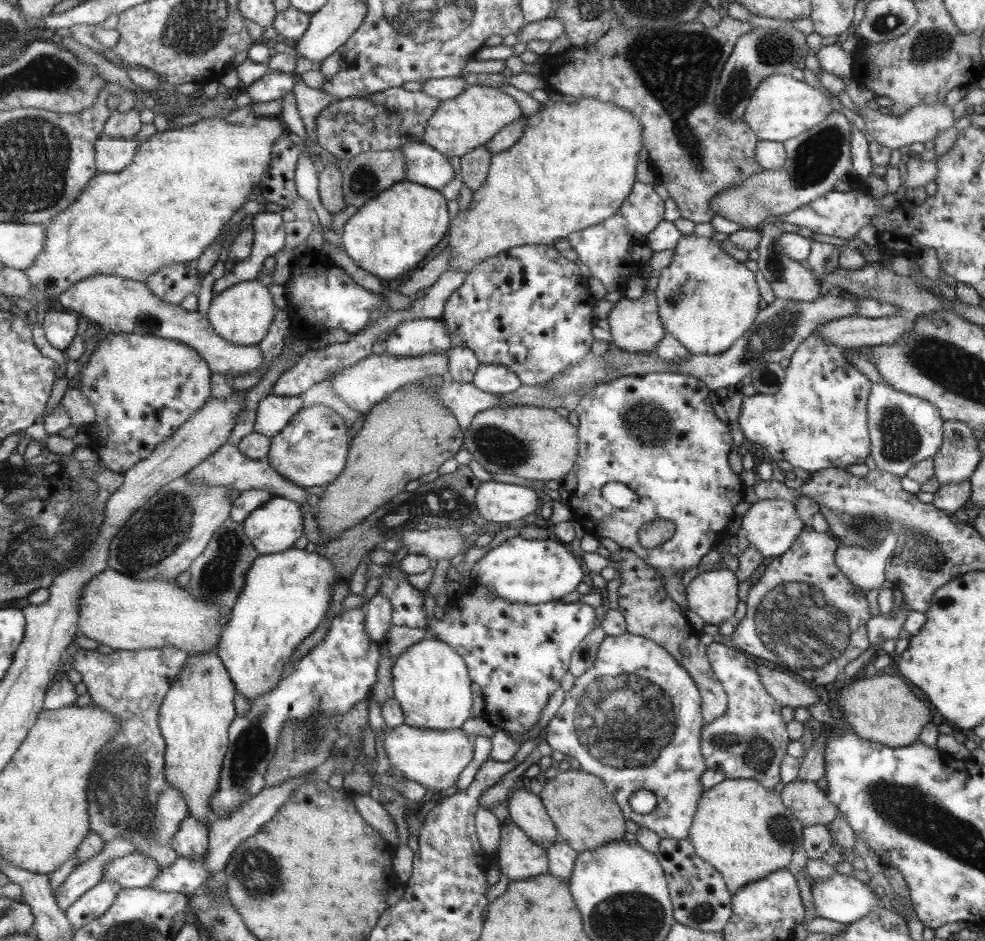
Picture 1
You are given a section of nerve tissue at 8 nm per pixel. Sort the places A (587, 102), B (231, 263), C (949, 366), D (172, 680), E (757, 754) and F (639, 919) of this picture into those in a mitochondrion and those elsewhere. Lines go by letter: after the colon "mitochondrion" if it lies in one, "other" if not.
A: other
B: other
C: mitochondrion
D: other
E: mitochondrion
F: mitochondrion

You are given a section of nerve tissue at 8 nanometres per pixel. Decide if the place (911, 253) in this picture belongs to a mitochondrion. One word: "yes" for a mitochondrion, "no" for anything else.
no

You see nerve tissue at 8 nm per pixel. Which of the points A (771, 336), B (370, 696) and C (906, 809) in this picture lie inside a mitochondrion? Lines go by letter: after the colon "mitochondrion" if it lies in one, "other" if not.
A: mitochondrion
B: other
C: mitochondrion

